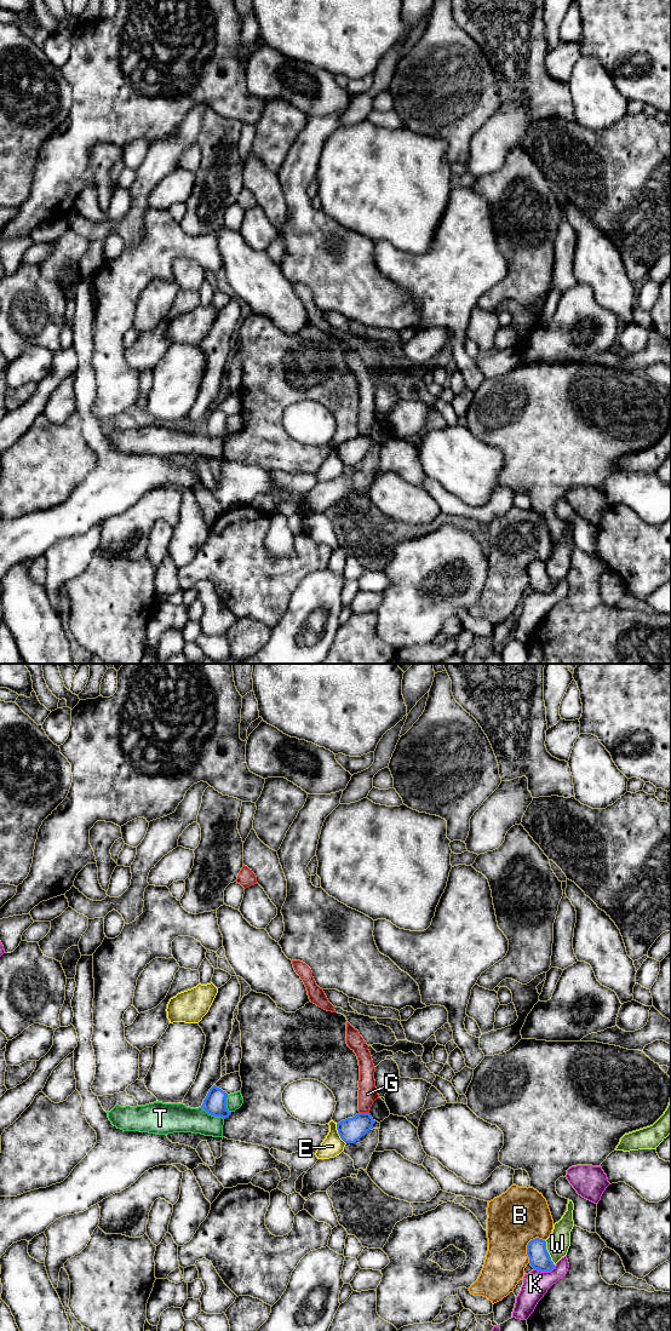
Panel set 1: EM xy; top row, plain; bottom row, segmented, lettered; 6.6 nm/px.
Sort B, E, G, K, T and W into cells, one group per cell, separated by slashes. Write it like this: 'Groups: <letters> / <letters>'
Groups: B / E / G / K / T / W

